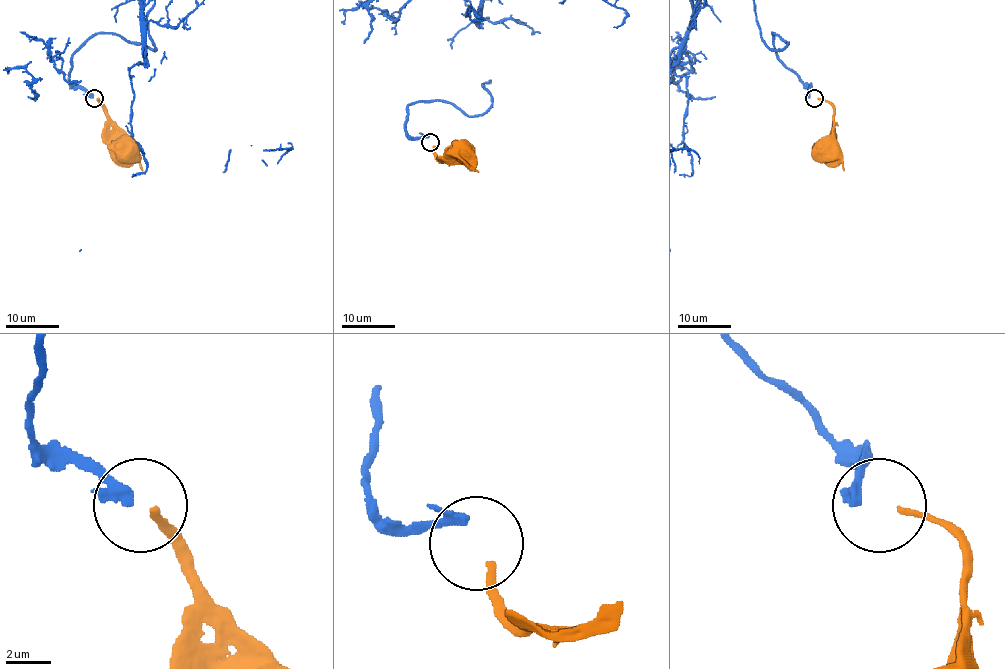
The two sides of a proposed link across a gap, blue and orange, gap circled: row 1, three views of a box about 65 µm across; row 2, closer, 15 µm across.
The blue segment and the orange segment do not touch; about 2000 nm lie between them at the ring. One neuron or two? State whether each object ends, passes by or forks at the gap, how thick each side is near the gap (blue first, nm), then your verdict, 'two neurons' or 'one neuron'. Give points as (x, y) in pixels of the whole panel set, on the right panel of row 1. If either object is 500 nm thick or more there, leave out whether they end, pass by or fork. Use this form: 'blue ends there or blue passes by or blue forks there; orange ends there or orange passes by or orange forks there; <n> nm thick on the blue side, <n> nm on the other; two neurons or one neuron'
blue ends there; orange ends there; 480 nm thick on the blue side, 320 nm on the other; one neuron

